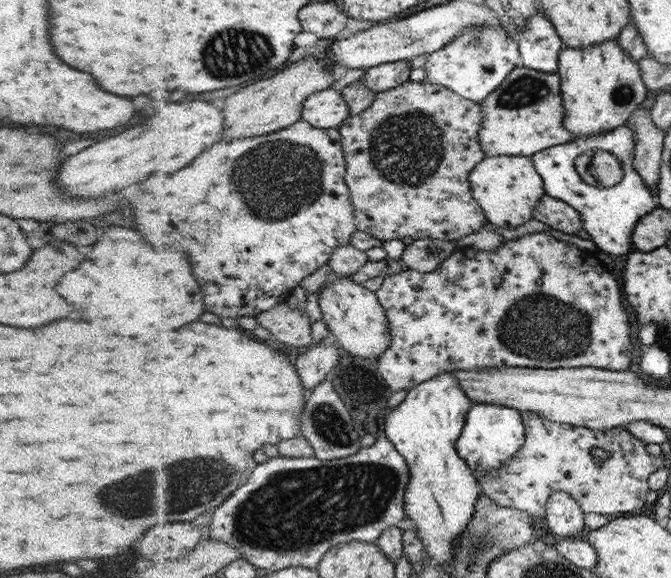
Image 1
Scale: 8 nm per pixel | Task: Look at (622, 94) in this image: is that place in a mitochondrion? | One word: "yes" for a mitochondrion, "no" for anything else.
yes

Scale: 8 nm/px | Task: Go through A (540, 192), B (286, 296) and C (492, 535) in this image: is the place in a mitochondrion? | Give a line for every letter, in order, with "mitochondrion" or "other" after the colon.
A: other
B: other
C: mitochondrion

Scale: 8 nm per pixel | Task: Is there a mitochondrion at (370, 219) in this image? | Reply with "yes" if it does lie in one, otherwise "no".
no

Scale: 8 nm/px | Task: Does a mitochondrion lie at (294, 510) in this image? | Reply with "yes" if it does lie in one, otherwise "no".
yes

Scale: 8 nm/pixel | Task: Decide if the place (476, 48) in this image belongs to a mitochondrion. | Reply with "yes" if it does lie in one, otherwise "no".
yes

